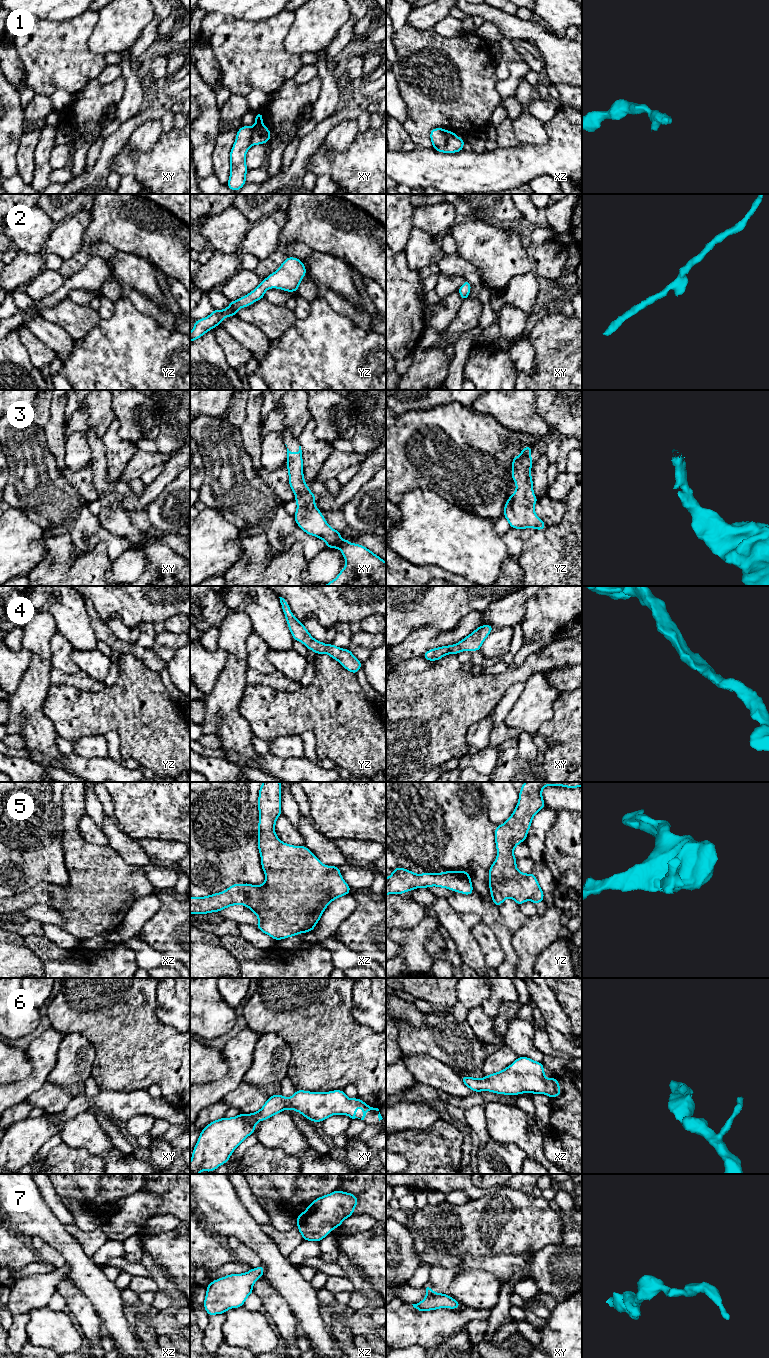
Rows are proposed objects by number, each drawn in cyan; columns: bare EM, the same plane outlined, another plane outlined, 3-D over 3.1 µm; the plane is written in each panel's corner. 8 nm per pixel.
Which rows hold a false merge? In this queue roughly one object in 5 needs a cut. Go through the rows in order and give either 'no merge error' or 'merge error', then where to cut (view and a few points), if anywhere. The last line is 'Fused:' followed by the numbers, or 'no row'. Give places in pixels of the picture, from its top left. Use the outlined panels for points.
1: merge error; cut in xz along (449, 132), (447, 141), (442, 146), (433, 147)
2: no merge error; no cut
3: no merge error; no cut
4: no merge error; no cut
5: no merge error; no cut
6: no merge error; no cut
7: no merge error; no cut
Fused: 1

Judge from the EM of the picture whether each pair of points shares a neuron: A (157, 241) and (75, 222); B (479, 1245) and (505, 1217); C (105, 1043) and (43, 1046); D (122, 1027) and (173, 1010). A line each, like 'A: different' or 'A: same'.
A: different
B: same
C: different
D: different

